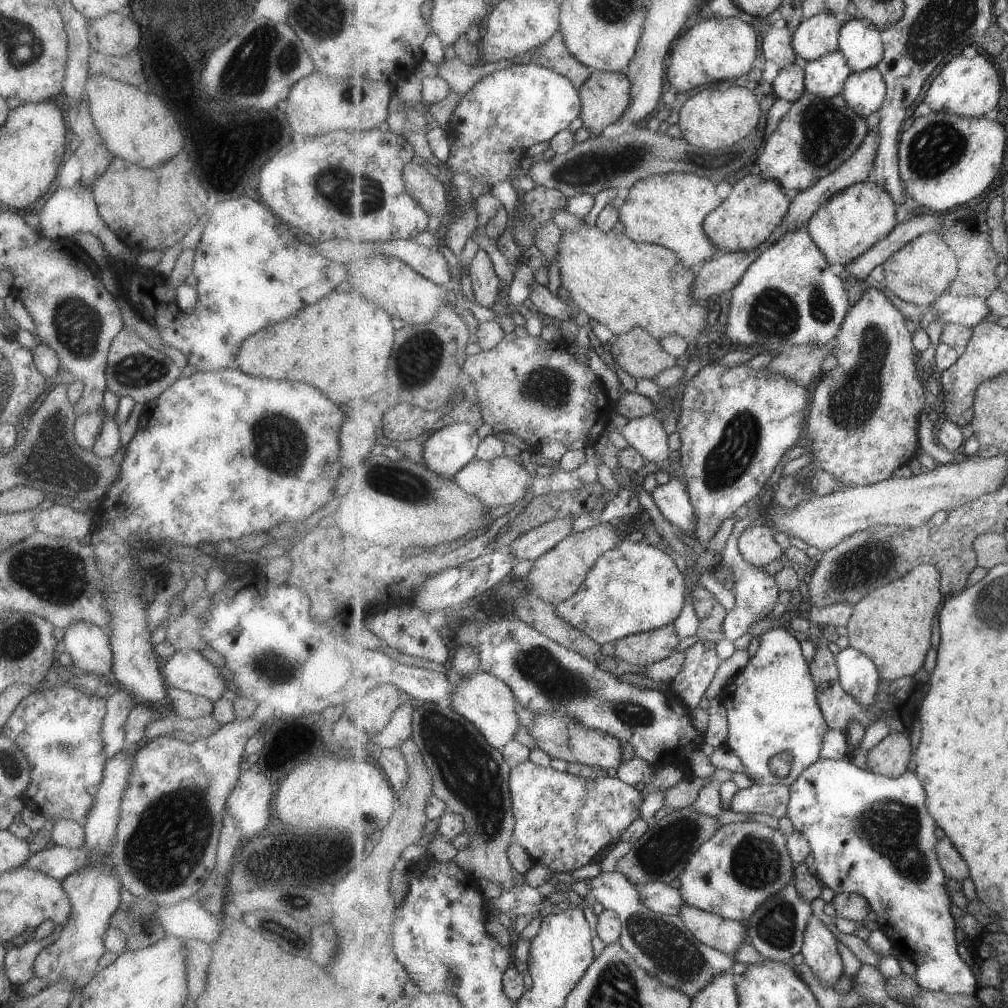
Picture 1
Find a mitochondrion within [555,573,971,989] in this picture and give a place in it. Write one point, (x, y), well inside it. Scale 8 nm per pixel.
(894, 828)

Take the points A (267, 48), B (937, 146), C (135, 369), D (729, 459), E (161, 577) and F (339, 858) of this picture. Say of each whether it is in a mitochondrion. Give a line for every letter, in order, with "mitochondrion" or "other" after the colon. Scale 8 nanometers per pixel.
A: mitochondrion
B: mitochondrion
C: mitochondrion
D: mitochondrion
E: other
F: other

